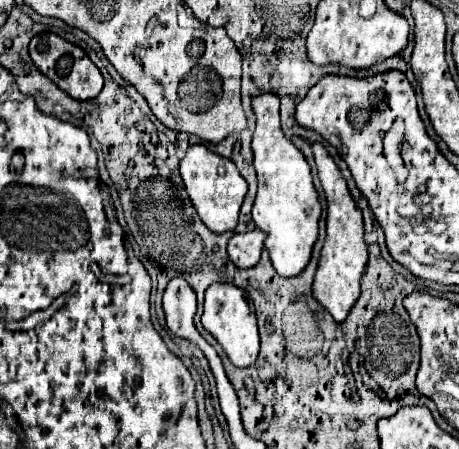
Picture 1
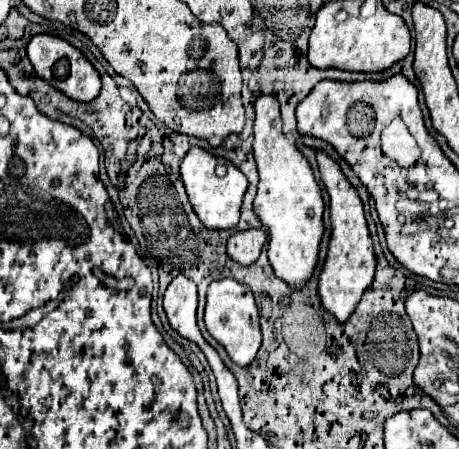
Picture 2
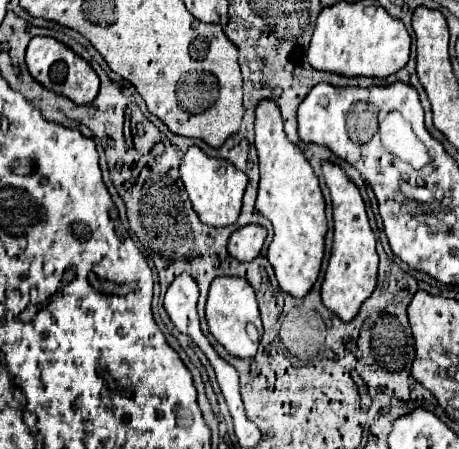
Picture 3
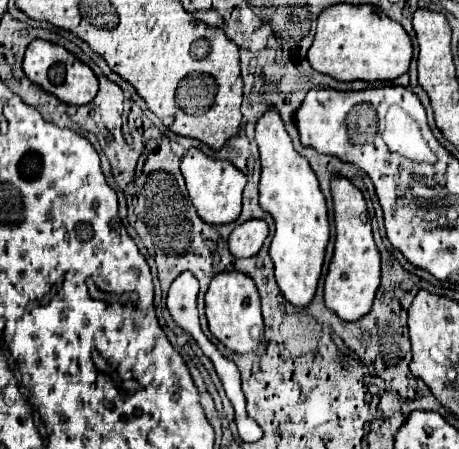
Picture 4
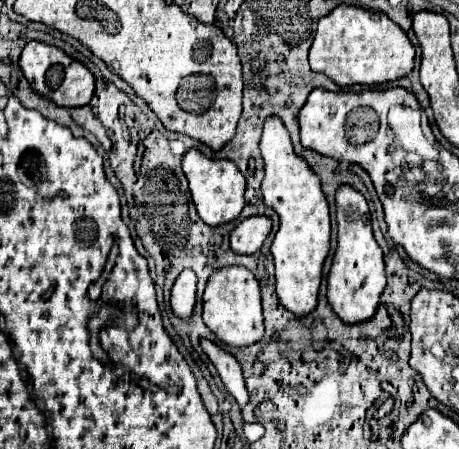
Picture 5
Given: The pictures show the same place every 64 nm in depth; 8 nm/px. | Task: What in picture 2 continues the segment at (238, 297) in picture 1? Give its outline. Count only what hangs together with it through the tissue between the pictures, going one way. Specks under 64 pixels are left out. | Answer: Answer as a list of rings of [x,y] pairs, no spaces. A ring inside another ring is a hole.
[[[232,278],[216,280],[208,286],[206,314],[204,314],[206,328],[208,328],[210,336],[218,344],[224,346],[224,350],[228,352],[232,362],[238,366],[248,366],[256,358],[256,352],[258,352],[260,342],[262,342],[258,318],[260,316],[256,310],[256,302],[254,302],[254,296],[252,296],[248,286],[244,286]]]

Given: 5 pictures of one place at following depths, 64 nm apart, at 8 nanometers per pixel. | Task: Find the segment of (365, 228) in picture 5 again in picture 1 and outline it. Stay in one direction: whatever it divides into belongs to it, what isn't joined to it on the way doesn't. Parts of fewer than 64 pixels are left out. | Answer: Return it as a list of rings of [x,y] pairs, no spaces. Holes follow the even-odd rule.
[[[312,142],[312,152],[316,160],[316,170],[320,184],[324,188],[326,200],[328,200],[328,218],[326,218],[326,240],[324,248],[320,252],[314,284],[312,284],[312,294],[314,298],[332,314],[336,322],[342,322],[354,302],[360,296],[360,278],[364,274],[364,266],[368,262],[368,250],[366,250],[366,240],[364,240],[364,224],[362,224],[362,214],[356,208],[348,186],[326,152],[326,148],[318,142]]]

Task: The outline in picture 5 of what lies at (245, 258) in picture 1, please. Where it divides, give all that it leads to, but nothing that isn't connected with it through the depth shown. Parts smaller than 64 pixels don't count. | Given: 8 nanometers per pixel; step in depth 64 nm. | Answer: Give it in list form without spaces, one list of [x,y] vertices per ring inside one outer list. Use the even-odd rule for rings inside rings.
[[[250,216],[230,232],[230,248],[236,254],[254,254],[260,250],[270,230],[272,230],[270,218]]]

